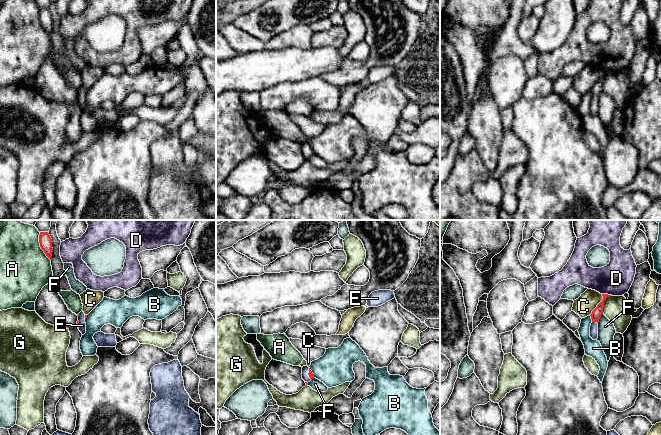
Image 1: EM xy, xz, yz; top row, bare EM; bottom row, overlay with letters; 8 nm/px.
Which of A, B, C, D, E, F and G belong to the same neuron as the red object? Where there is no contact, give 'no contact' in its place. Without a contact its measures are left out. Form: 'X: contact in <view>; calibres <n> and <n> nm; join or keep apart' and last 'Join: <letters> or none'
A: contact in xy; calibres 100 and 400 nm; keep apart
B: contact in yz; calibres 80 and 140 nm; keep apart
C: contact in yz; calibres 80 and 160 nm; keep apart
D: contact in yz; calibres 80 and 260 nm; keep apart
E: contact in yz; calibres 80 and 60 nm; join
F: contact in yz; calibres 80 and 140 nm; keep apart
G: contact in yz; calibres 80 and 190 nm; keep apart
Join: E

